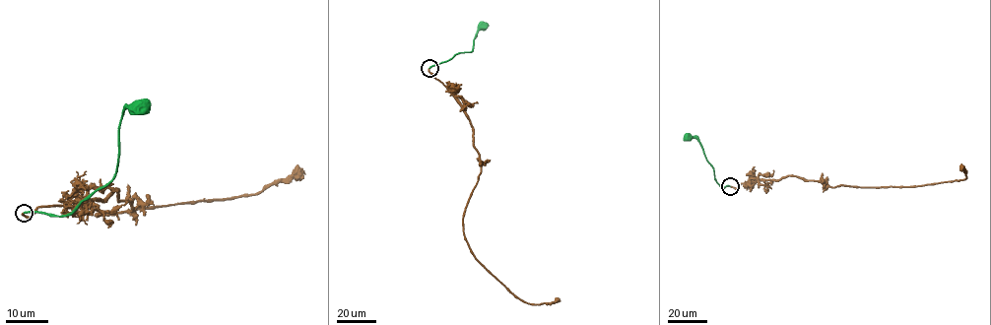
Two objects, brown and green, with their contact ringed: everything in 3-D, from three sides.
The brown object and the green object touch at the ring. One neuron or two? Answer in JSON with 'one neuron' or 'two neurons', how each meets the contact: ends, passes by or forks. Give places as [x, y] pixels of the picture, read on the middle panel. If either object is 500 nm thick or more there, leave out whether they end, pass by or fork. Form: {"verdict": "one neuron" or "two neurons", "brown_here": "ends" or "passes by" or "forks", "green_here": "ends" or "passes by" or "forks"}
{"verdict": "one neuron", "brown_here": "ends", "green_here": "ends"}

